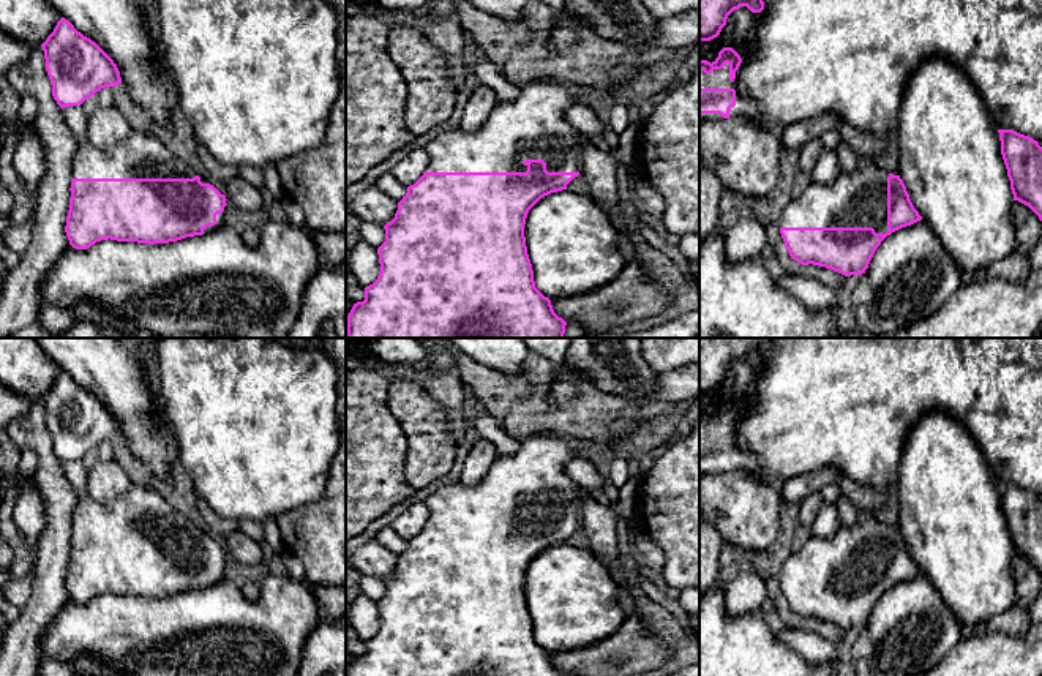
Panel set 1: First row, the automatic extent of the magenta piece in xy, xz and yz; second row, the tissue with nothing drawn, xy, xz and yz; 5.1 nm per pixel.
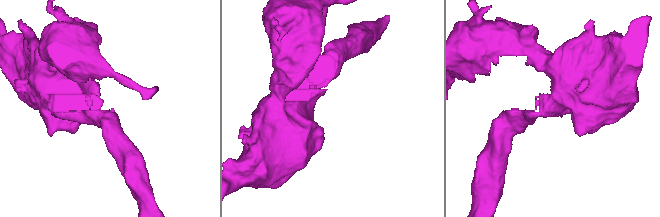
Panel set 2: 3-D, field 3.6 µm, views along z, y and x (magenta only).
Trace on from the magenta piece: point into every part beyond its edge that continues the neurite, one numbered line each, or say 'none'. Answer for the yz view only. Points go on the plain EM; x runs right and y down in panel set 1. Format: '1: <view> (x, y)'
1: yz (856, 553)

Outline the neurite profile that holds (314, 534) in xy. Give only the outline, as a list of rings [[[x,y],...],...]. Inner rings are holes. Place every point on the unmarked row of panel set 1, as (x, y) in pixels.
[[[273,338],[279,344],[317,351],[328,357],[336,370],[336,419],[339,450],[333,458],[325,494],[319,502],[308,504],[276,518],[284,550],[305,567],[305,578],[313,584],[336,586],[346,591],[346,338]]]

